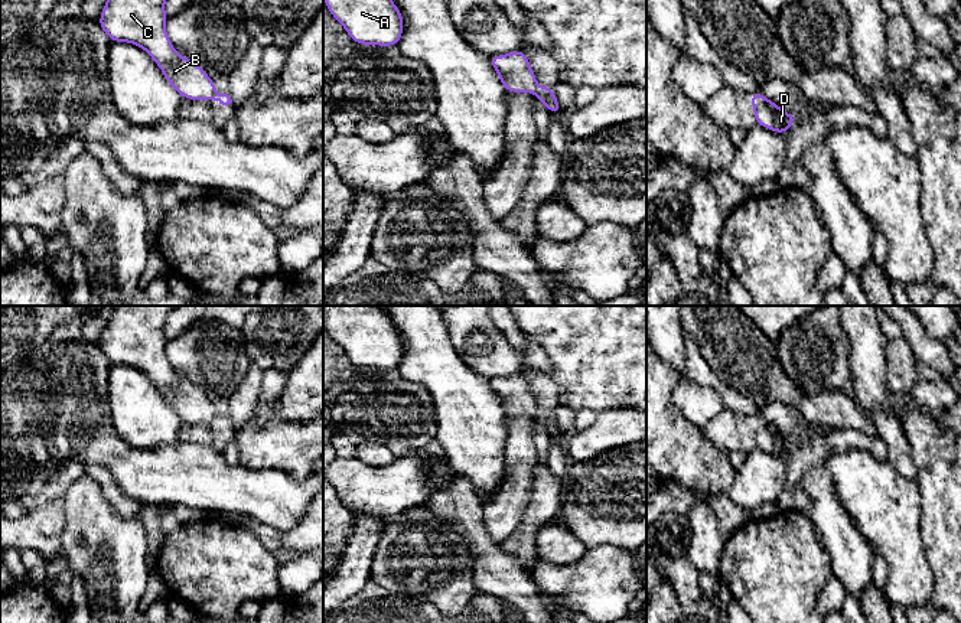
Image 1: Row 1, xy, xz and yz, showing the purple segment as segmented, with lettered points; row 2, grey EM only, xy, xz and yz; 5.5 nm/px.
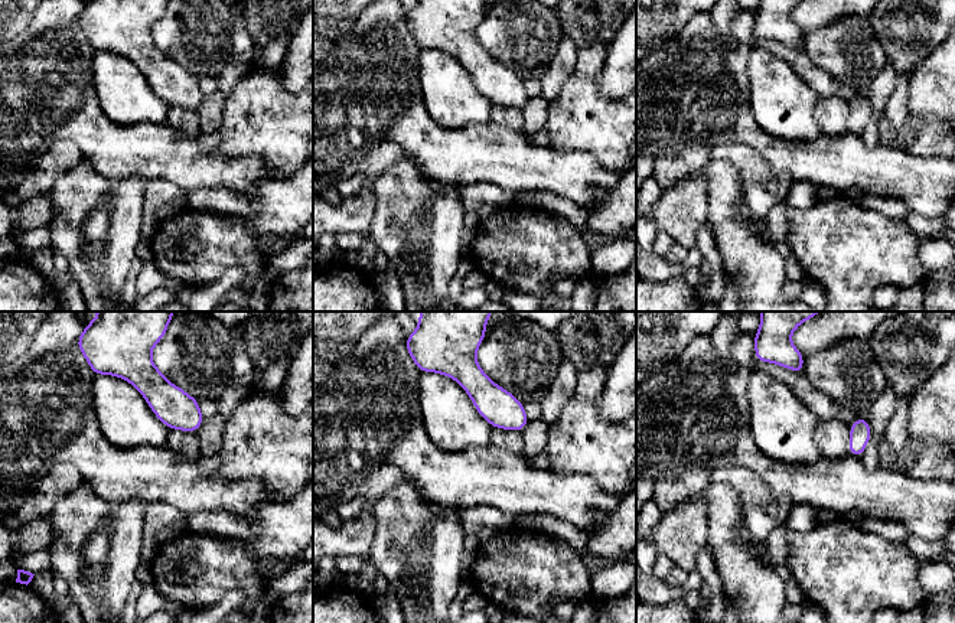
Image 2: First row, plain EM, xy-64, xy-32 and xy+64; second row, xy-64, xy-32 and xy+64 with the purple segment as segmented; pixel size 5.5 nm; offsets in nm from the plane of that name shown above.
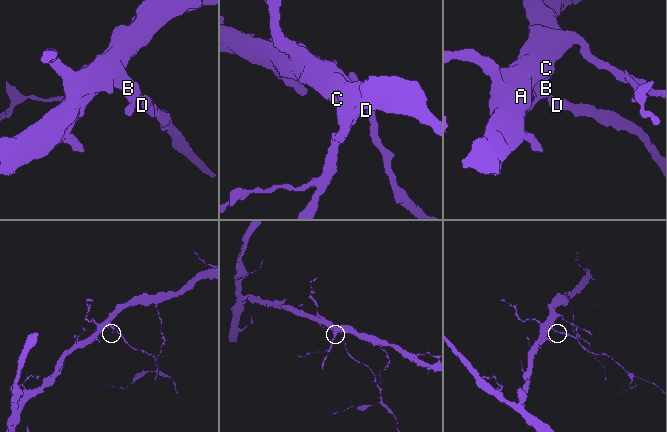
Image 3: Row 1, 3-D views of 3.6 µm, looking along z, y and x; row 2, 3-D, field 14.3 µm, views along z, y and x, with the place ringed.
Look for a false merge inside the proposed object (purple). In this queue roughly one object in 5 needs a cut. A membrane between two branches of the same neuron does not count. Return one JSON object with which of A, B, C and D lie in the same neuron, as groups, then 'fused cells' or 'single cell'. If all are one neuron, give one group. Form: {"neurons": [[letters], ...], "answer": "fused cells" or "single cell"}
{"neurons": [["A", "B", "C"], ["D"]], "answer": "fused cells"}

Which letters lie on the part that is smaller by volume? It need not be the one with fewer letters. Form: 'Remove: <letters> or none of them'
Remove: D

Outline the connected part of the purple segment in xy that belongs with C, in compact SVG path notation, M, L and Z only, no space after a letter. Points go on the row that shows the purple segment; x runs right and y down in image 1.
M107 0L98 26L111 42L128 42L146 50L182 98L212 101L216 95L214 79L192 59L180 56L166 33L164 3L166 0Z

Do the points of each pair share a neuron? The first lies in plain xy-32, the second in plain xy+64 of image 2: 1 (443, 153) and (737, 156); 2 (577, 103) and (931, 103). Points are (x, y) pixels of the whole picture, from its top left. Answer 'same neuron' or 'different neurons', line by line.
1: different neurons
2: different neurons

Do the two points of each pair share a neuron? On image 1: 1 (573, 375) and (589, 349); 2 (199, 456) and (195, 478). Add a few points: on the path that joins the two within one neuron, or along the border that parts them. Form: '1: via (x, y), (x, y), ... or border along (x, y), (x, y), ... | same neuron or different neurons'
1: via (579, 369), (589, 359), (589, 355) | same neuron
2: via (199, 462), (198, 472) | same neuron

